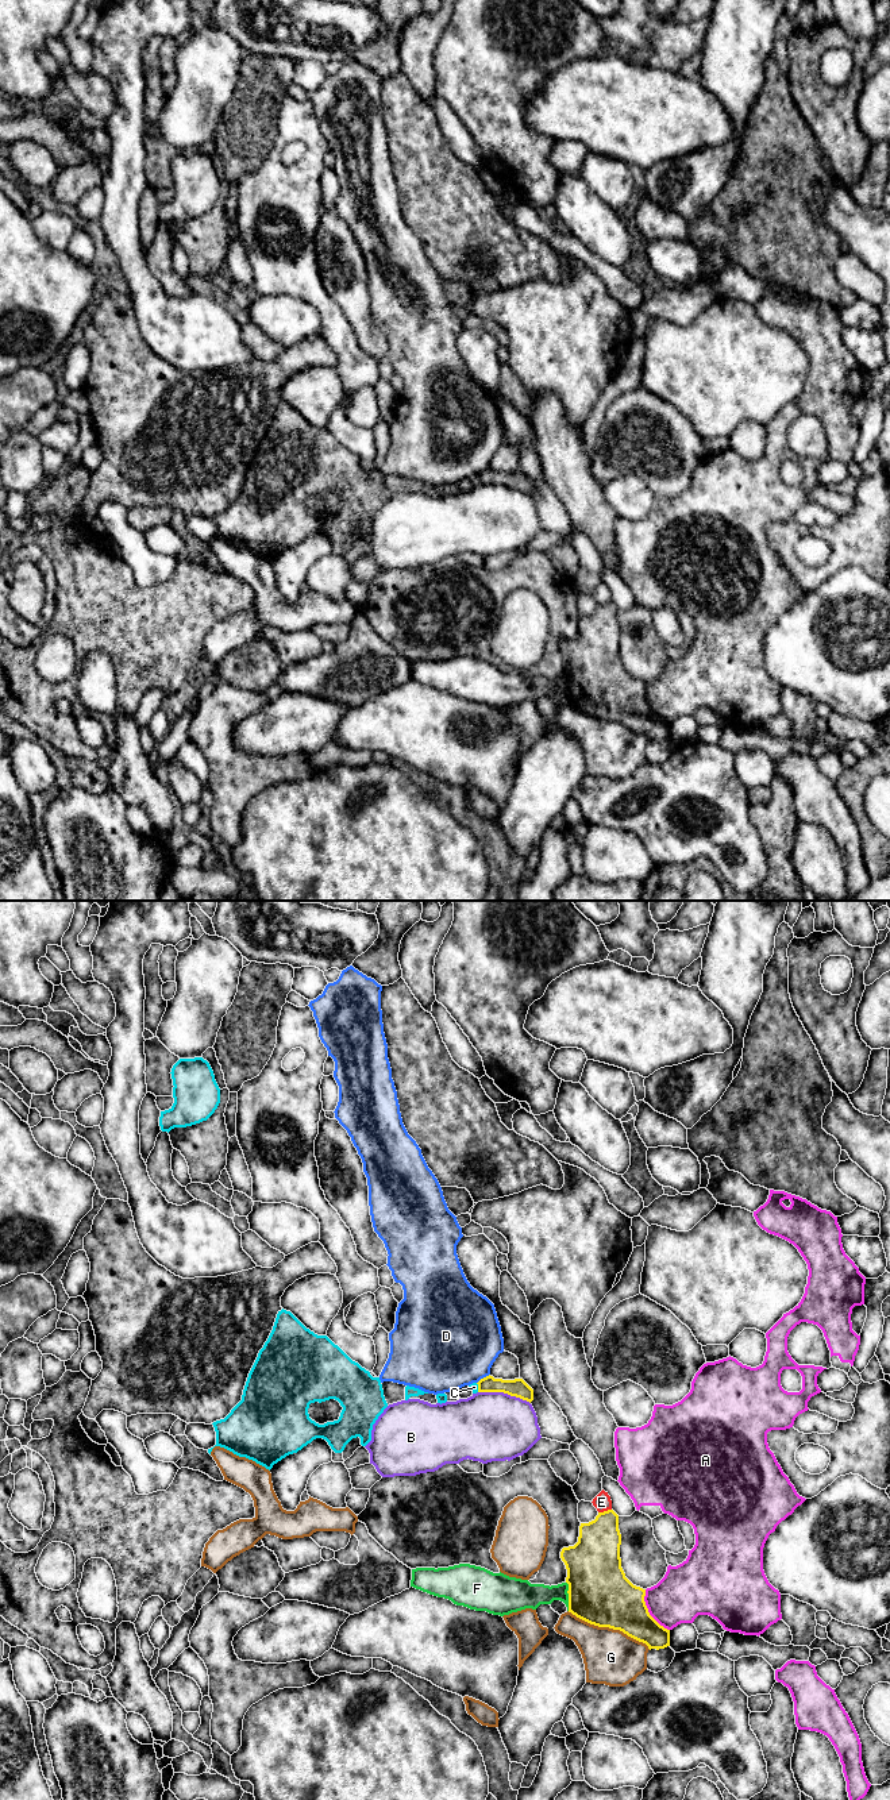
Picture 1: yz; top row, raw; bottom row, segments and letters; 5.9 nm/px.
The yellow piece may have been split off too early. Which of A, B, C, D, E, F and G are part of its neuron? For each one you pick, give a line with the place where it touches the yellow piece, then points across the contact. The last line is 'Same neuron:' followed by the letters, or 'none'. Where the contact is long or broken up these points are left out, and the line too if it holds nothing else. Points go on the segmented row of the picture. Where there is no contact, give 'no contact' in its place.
C: meets yellow in yz at (478, 1387); runs through yz (517, 1387), (478, 1387), (474, 1387)
Same neuron: C

